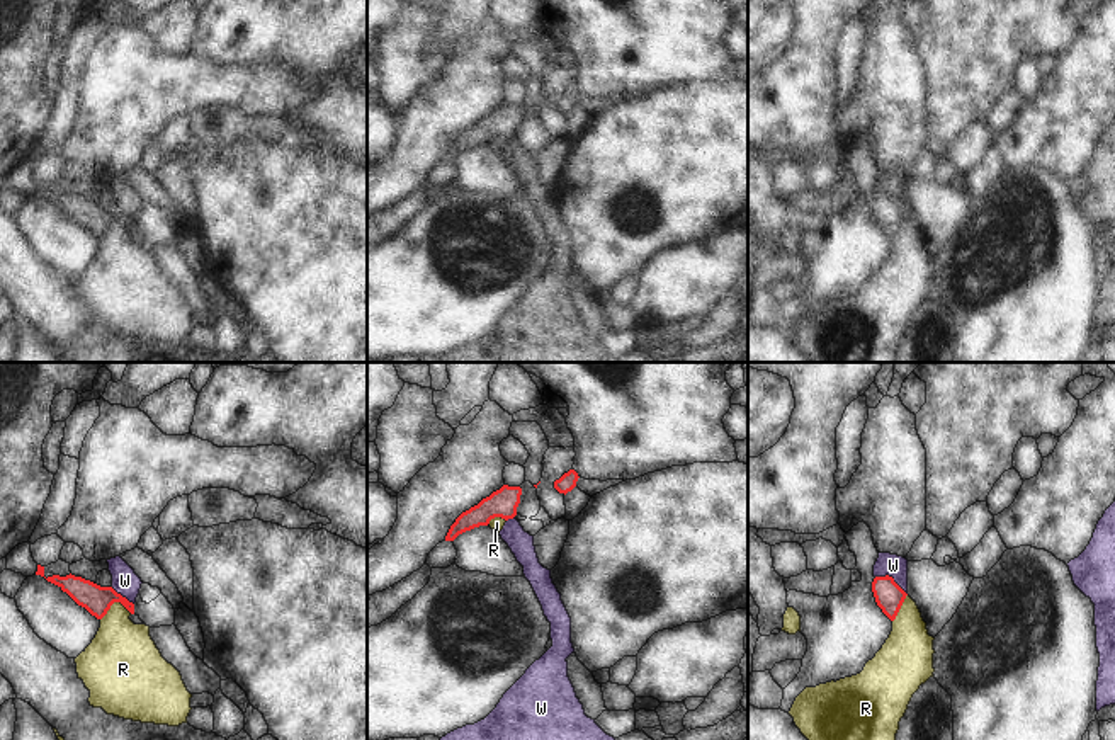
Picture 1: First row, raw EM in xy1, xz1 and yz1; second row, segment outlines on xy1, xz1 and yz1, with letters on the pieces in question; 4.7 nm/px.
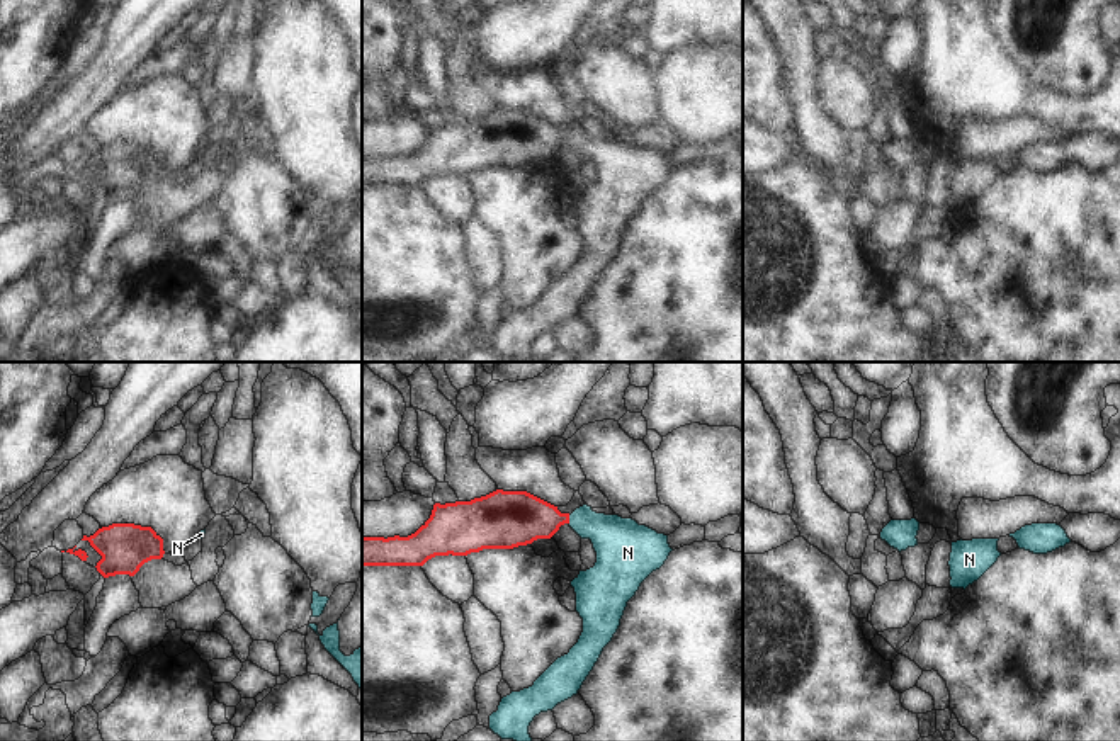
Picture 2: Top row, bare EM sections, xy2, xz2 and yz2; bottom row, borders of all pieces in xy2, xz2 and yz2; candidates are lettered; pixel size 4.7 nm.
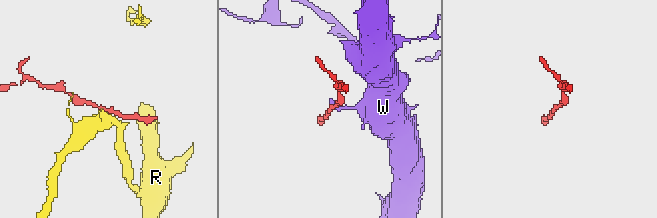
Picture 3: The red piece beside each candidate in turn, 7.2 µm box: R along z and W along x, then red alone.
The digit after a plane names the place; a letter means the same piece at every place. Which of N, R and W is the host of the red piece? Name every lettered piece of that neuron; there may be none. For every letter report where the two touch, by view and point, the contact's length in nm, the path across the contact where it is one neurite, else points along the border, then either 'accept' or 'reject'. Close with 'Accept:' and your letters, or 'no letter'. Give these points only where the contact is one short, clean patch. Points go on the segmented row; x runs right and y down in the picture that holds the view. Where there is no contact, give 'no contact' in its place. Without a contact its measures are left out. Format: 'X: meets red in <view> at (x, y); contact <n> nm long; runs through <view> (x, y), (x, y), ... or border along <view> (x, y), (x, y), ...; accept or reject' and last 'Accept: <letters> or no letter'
N: meets red in xz2 at (568, 519); contact 40 nm long; runs through xz2 (515, 519), (568, 519), (595, 526), (616, 541); accept
R: meets red in xy1 at (114, 601); contact 160 nm long; border along xy1 (131, 613), (119, 603), (114, 603), (101, 620); reject
W: meets red in yz1 at (893, 579); contact 180 nm long; border along yz1 (876, 575), (889, 575), (906, 594); reject
Accept: N

